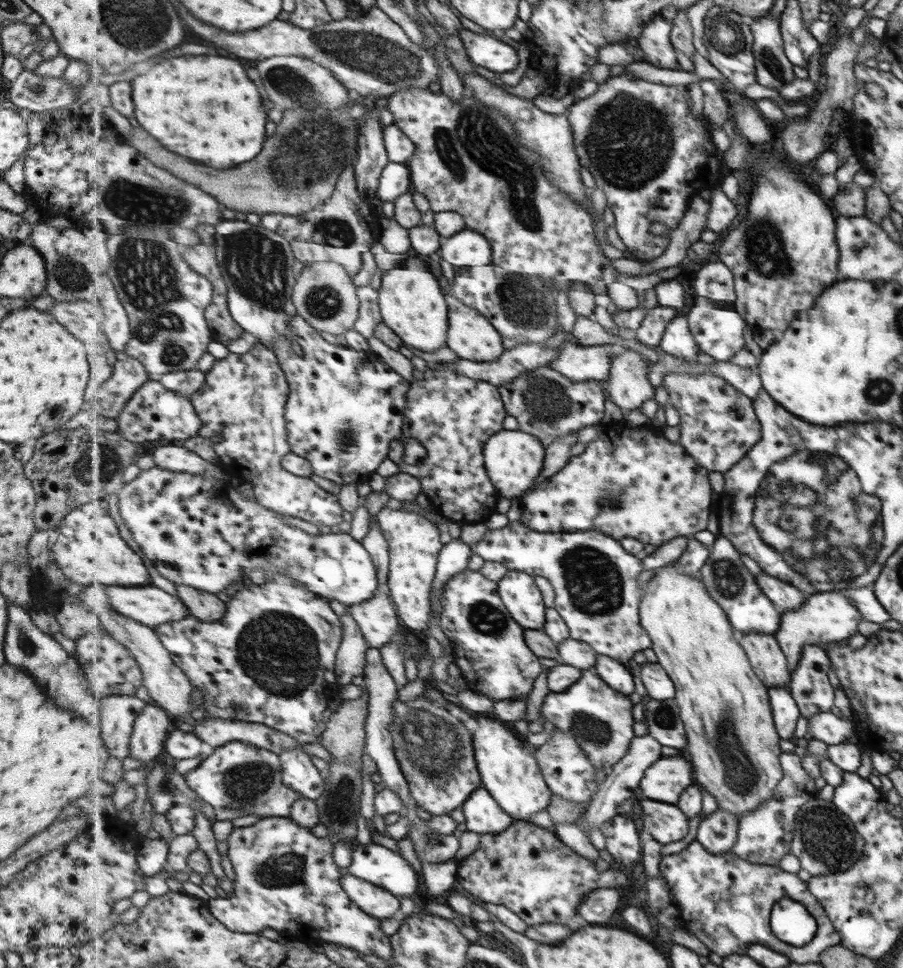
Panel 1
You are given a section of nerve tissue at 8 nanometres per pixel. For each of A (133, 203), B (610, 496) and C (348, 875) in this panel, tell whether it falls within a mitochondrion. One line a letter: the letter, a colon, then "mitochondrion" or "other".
A: mitochondrion
B: mitochondrion
C: other

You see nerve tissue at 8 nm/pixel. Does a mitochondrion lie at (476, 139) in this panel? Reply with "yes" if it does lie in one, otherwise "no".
yes

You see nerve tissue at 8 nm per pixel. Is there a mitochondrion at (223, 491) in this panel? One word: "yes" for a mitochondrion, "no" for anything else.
no

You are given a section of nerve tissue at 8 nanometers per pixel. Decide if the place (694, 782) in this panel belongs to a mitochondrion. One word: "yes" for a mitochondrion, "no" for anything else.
no

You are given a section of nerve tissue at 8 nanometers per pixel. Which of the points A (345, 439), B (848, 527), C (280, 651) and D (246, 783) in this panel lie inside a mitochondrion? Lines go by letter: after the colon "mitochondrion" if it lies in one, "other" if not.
A: mitochondrion
B: mitochondrion
C: mitochondrion
D: mitochondrion

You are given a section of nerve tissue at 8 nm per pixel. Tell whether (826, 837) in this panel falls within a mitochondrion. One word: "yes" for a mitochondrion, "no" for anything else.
yes

